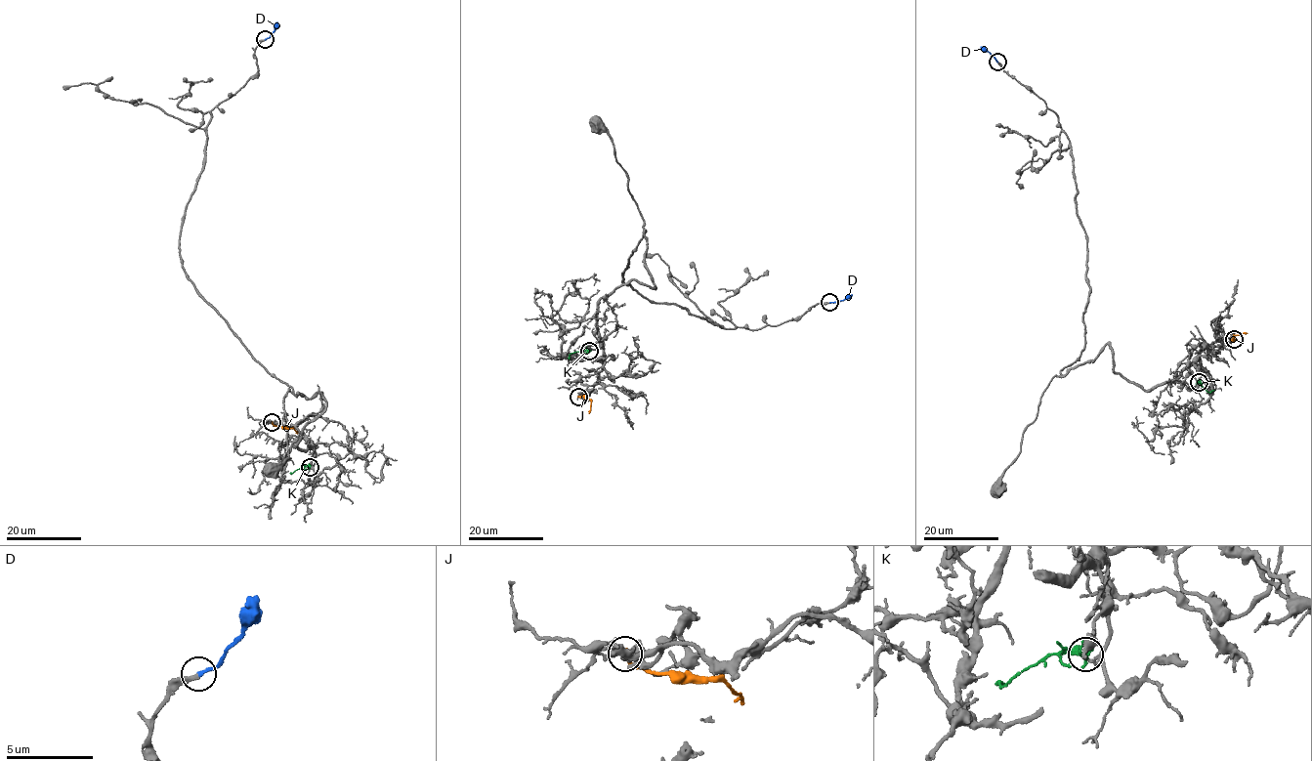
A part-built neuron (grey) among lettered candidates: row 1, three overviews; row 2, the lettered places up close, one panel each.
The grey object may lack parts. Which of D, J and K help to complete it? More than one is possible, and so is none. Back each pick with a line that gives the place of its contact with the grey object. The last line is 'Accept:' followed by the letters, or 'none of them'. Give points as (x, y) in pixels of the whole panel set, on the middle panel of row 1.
D: Touches grey at (829, 302)
Accept: D

